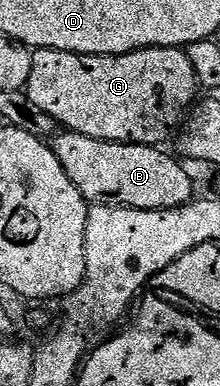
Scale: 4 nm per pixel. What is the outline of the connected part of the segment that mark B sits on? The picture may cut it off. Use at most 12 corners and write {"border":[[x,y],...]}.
{"border":[[60,131],[89,206],[181,209],[191,175],[155,145]]}

